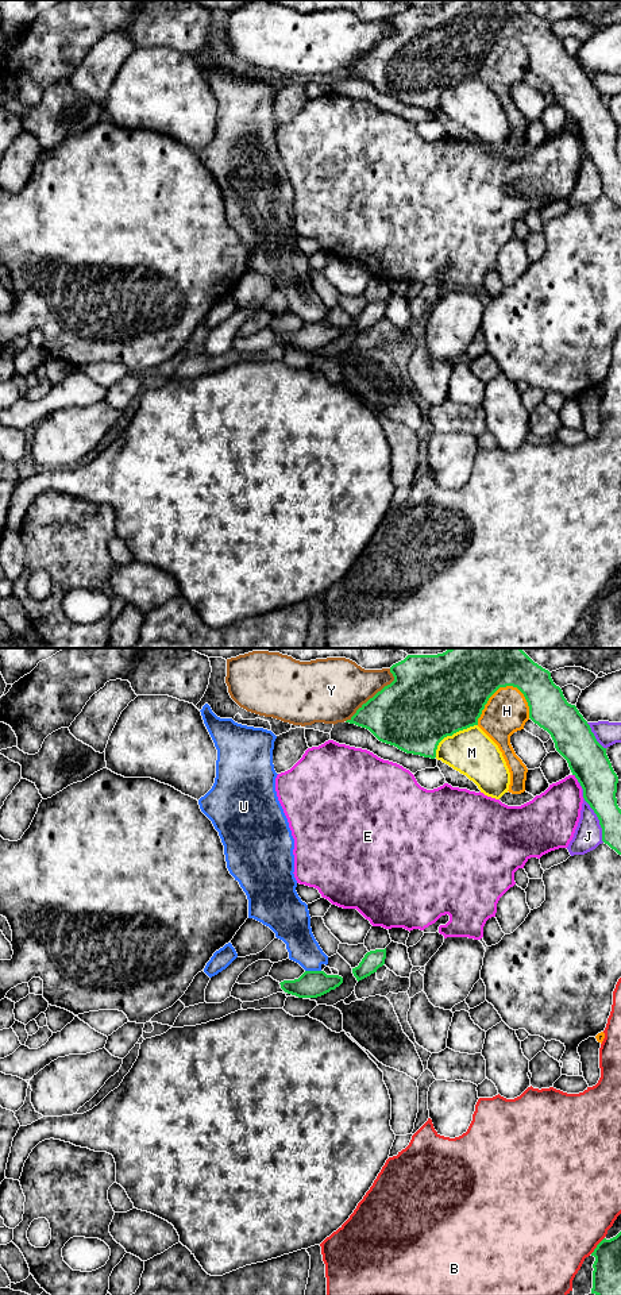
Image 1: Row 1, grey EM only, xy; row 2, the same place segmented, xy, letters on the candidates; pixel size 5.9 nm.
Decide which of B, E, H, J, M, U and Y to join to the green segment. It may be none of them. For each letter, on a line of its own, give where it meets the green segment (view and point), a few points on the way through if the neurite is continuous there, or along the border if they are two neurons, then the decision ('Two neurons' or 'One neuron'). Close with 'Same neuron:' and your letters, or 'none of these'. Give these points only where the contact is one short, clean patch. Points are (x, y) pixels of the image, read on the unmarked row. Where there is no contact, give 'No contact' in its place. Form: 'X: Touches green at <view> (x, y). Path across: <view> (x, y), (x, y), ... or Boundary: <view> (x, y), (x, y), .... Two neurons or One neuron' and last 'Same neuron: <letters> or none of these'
B: Touches green at xy (597, 597). Two neurons
E: Touches green at xy (575, 128). Two neurons
H: Touches green at xy (493, 45). Two neurons
J: Touches green at xy (594, 164). Two neurons
M: Touches green at xy (451, 87). Two neurons
U: Touches green at xy (313, 323). Boundary: xy (305, 322), (320, 323). Two neurons
Y: Touches green at xy (375, 46). Two neurons
Same neuron: none of these

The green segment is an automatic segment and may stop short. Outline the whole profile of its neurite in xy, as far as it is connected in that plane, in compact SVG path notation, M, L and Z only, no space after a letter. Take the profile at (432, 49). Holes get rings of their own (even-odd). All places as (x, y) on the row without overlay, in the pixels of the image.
M450 0L437 7L408 7L393 16L394 32L363 55L346 74L369 81L379 93L398 101L436 109L439 95L478 77L489 50L506 38L517 39L529 58L529 70L547 82L556 103L567 112L583 140L583 150L602 180L602 193L621 207L621 161L617 157L618 128L590 77L575 57L567 54L551 24L535 15L521 0Z

